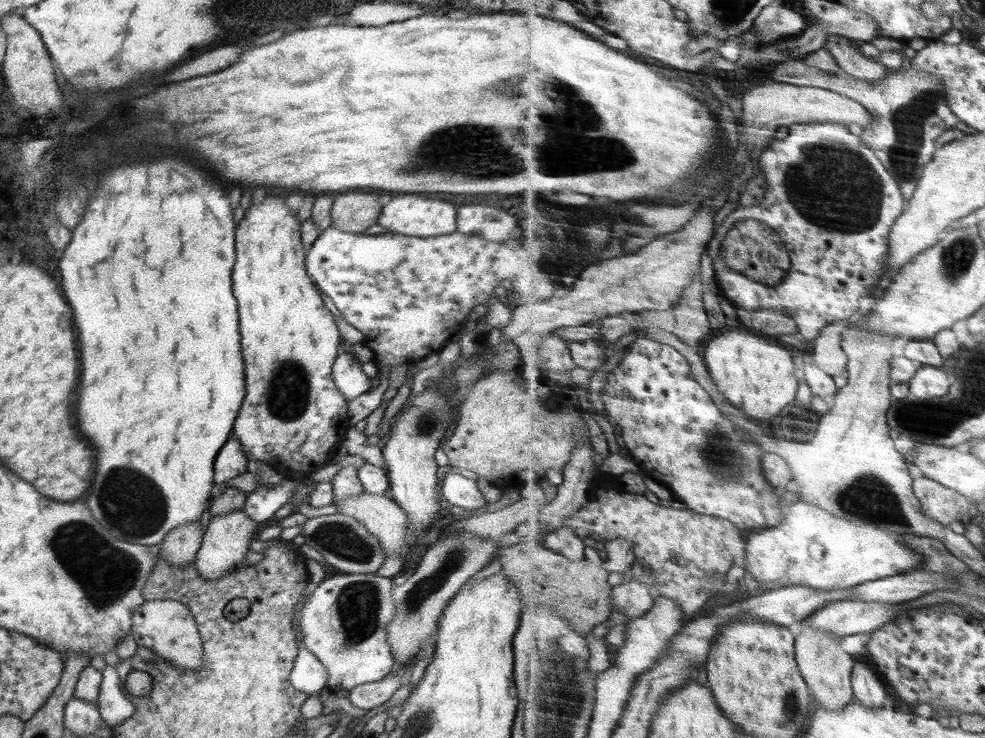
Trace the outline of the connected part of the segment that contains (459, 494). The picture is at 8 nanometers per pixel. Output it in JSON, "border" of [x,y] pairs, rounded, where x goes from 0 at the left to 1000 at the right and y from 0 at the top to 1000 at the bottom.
{"border":[[[455,641],[447,652],[449,669],[457,684],[471,691],[483,691],[493,686],[494,678],[487,667],[484,653],[464,641]]]}

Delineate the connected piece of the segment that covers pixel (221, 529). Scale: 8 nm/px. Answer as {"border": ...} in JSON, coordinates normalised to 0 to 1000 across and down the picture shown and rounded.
{"border":[[[237,691],[230,696],[215,699],[207,726],[204,741],[201,744],[197,767],[205,783],[219,785],[230,775],[236,775],[246,768],[245,762],[250,759],[254,734],[262,729],[262,710],[248,692]]]}

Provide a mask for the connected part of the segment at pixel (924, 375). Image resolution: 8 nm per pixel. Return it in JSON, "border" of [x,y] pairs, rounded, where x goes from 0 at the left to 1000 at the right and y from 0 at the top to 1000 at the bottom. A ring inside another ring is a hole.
{"border":[[[935,495],[930,509],[923,518],[925,531],[932,539],[950,539],[960,537],[966,524],[966,509],[960,501],[948,496]]]}

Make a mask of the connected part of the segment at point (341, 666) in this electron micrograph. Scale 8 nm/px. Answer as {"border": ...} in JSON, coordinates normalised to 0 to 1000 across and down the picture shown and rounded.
{"border":[[[342,776],[328,785],[309,820],[304,847],[309,875],[323,892],[333,909],[332,931],[342,936],[355,935],[364,927],[388,921],[399,911],[403,894],[393,871],[392,847],[402,829],[399,817],[399,794],[403,785],[381,776]]]}

